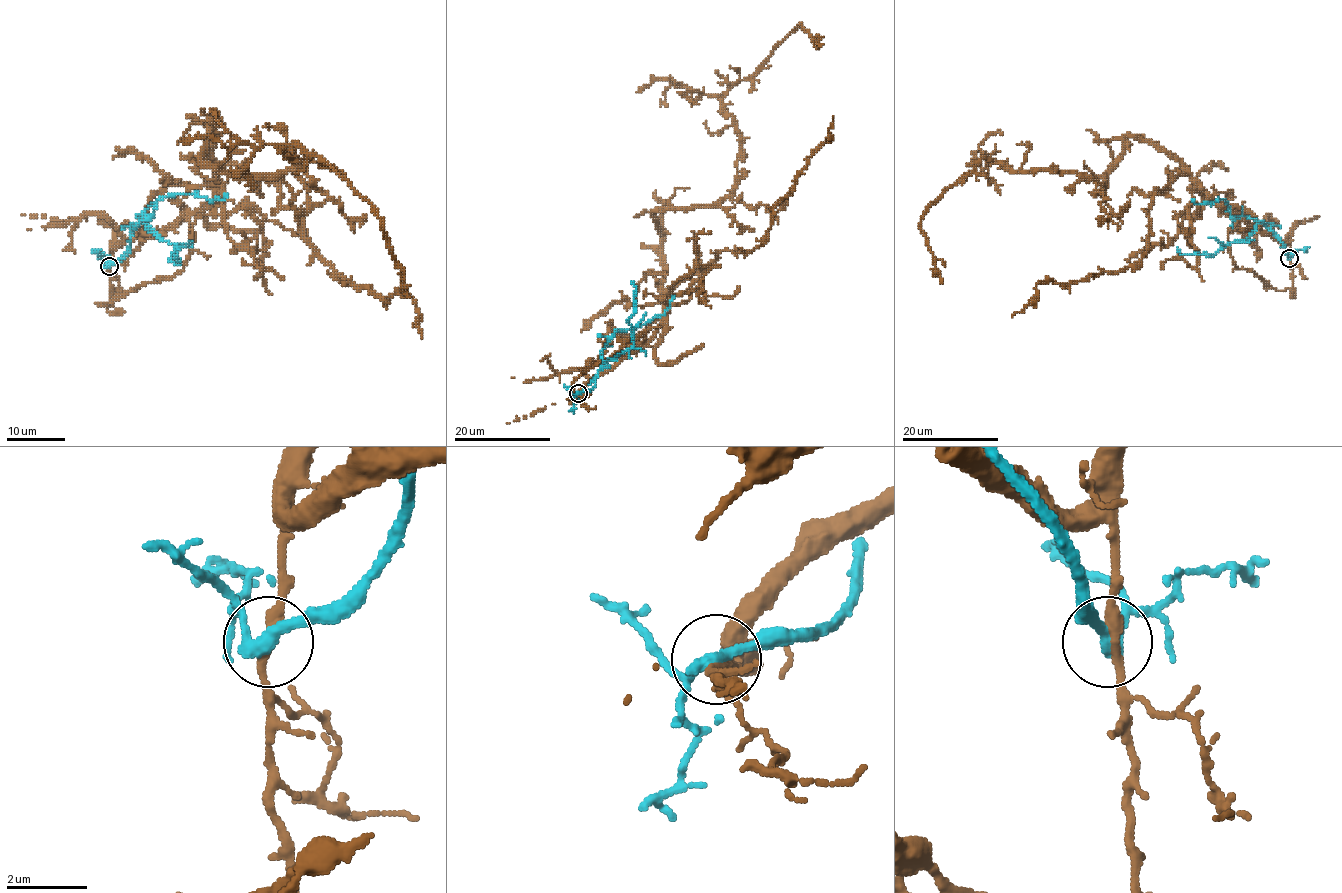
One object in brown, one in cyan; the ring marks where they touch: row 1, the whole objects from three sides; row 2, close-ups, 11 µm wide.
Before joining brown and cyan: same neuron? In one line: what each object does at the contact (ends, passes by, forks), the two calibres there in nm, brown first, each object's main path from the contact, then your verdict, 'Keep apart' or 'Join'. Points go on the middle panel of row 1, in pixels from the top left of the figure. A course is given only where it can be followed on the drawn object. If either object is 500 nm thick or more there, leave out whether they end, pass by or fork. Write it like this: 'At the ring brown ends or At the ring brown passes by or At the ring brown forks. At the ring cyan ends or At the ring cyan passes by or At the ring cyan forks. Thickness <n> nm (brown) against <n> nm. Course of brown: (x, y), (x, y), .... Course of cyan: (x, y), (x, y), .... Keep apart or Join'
At the ring brown passes by. At the ring cyan passes by. Thickness 280 nm (brown) against 320 nm. Course of brown: (578, 393), (663, 319), (652, 211), (715, 205), (735, 182), (740, 132), (723, 96), (799, 25), (823, 43). Course of cyan: (578, 393), (595, 385), (597, 372), (604, 362), (604, 344), (620, 331), (640, 326), (662, 315), (674, 296). Keep apart

